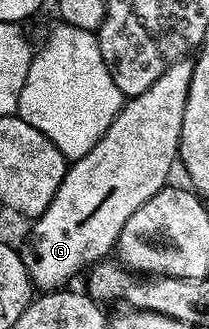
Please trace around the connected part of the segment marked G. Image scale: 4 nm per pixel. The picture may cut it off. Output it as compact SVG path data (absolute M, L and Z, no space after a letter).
M182 59L171 63L147 91L138 97L128 98L122 104L119 115L113 118L111 127L83 155L78 161L72 162L66 168L63 183L59 183L59 191L51 199L47 211L32 222L33 230L25 241L25 246L20 246L19 252L23 259L23 267L27 267L27 275L38 290L60 290L68 286L69 280L77 272L88 270L99 261L106 260L114 252L119 235L123 231L123 223L151 199L158 191L170 184L169 172L179 161L181 152L181 132L183 131L183 115L187 107L187 95L191 91L193 78L193 61Z

